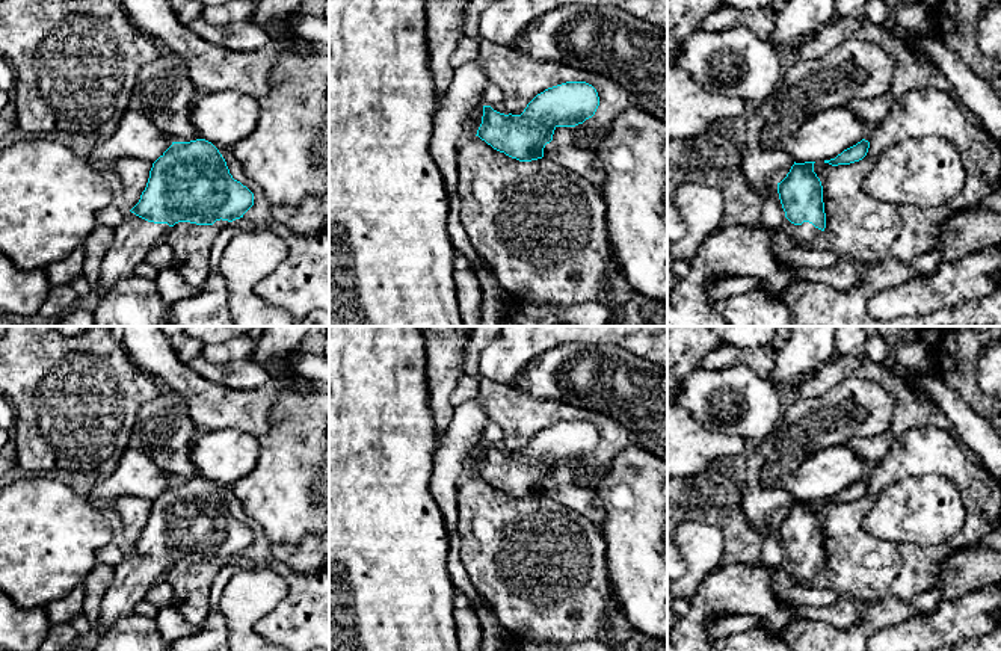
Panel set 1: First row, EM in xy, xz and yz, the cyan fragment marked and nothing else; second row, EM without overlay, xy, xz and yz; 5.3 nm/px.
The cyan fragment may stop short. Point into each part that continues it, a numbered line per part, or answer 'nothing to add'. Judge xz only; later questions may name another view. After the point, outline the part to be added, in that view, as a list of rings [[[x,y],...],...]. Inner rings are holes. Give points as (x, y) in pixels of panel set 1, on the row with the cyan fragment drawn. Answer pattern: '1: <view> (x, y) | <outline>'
1: xz (473, 121) | [[[479,106],[479,107],[473,109],[467,115],[467,121],[464,124],[464,128],[465,128],[467,134],[477,134],[477,130],[482,124],[482,116],[483,116],[483,106]]]

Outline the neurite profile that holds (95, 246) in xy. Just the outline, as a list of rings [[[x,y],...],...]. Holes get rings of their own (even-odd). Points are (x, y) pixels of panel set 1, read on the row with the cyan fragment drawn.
[[[97,225],[83,243],[83,275],[88,279],[91,290],[98,288],[103,260],[113,242],[113,230],[104,225]]]

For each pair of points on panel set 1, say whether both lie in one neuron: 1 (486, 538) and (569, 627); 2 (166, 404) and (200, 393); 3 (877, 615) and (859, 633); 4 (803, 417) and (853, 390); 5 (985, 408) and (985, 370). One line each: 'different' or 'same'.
1: same
2: different
3: same
4: same
5: different

